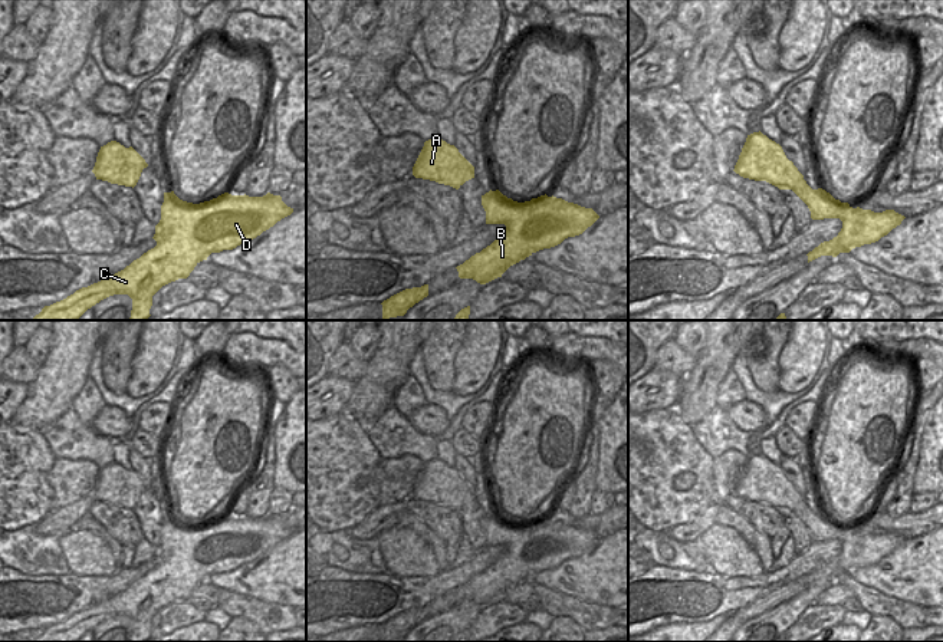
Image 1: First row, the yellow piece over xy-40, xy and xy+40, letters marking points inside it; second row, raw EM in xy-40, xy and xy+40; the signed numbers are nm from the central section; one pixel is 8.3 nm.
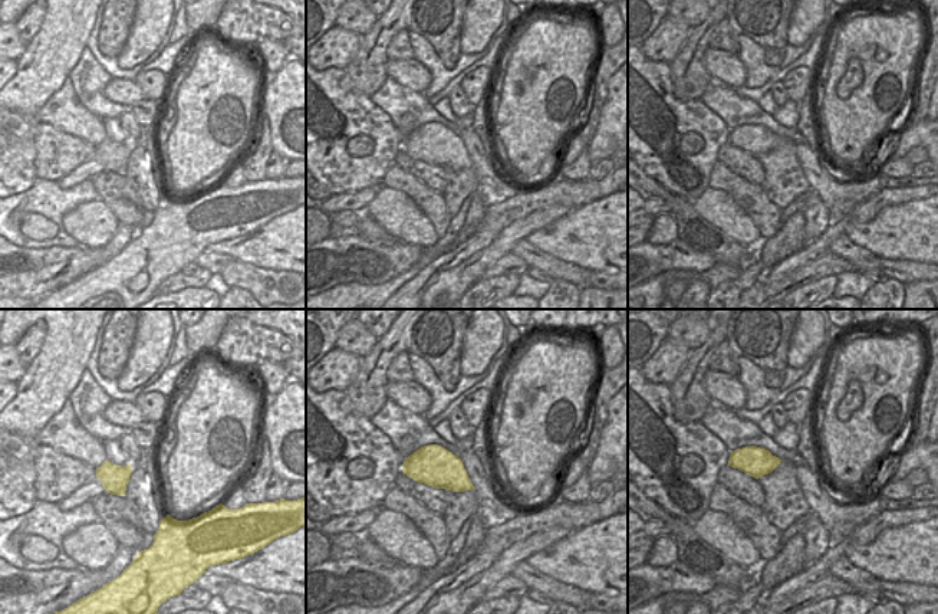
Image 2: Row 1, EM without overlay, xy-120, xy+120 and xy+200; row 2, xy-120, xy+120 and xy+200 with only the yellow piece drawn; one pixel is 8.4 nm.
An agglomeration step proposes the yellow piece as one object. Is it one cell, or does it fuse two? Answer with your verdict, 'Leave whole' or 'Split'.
Leave whole

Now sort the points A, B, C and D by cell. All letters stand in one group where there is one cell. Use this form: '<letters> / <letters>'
A B C D

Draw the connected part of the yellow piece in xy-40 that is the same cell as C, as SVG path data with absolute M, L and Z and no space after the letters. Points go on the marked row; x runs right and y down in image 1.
M174 191L164 192L161 220L155 225L154 240L157 246L124 270L88 287L76 290L66 299L45 306L32 320L78 320L88 309L114 294L128 294L132 299L129 320L147 320L152 306L152 296L165 284L178 279L187 279L194 267L207 260L211 253L233 250L250 241L273 227L282 218L290 215L280 195L267 192L263 197L231 195L224 192L217 198L193 204L180 200Z

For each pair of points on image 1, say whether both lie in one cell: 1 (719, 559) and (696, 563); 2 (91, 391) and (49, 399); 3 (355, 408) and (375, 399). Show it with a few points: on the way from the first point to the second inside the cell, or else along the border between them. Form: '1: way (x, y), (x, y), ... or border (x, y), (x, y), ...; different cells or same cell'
1: border (696, 542), (710, 569); different cells
2: border (88, 375), (69, 407); different cells
3: way (360, 407), (371, 399); same cell

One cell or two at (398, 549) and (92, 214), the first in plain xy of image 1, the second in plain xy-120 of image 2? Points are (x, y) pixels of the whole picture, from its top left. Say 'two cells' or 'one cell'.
one cell

